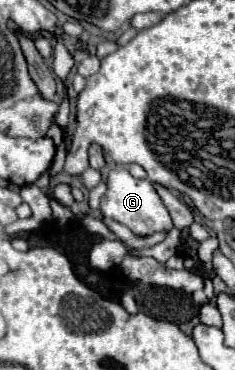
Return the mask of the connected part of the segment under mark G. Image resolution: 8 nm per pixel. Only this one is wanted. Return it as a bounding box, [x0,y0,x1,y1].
[100,167,174,235]

